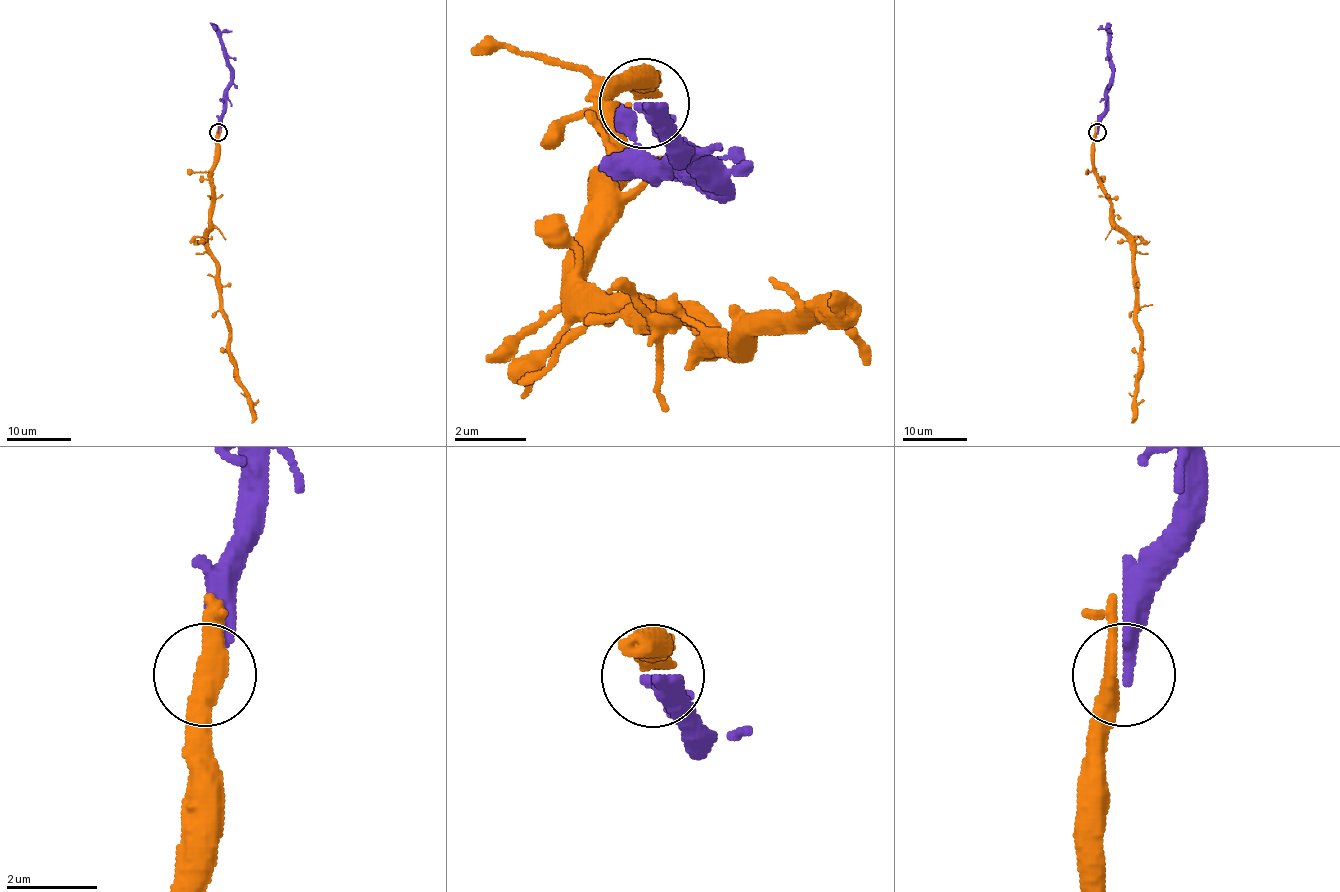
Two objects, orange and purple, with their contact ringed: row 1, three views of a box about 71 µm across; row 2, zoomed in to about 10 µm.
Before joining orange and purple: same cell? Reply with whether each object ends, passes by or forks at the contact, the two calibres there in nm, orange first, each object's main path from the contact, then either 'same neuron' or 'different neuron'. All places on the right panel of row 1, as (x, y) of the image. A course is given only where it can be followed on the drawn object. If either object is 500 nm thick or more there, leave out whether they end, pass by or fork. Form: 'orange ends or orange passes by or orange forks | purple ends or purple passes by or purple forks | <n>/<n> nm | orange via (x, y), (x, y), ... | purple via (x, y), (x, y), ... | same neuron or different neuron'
orange passes by | purple ends | 400/280 nm | orange via (1096, 131), (1097, 182), (1110, 204), (1110, 219), (1131, 240), (1135, 264), (1141, 378), (1131, 423) | purple via (1097, 131), (1112, 63), (1107, 33), (1097, 28) | same neuron

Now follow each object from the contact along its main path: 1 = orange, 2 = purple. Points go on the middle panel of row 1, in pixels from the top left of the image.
1: (641, 97), (632, 88), (614, 106), (587, 295), (668, 313), (713, 349), (794, 313), (830, 313), (830, 295)
2: (641, 106), (713, 178), (713, 187), (659, 160), (614, 106)

